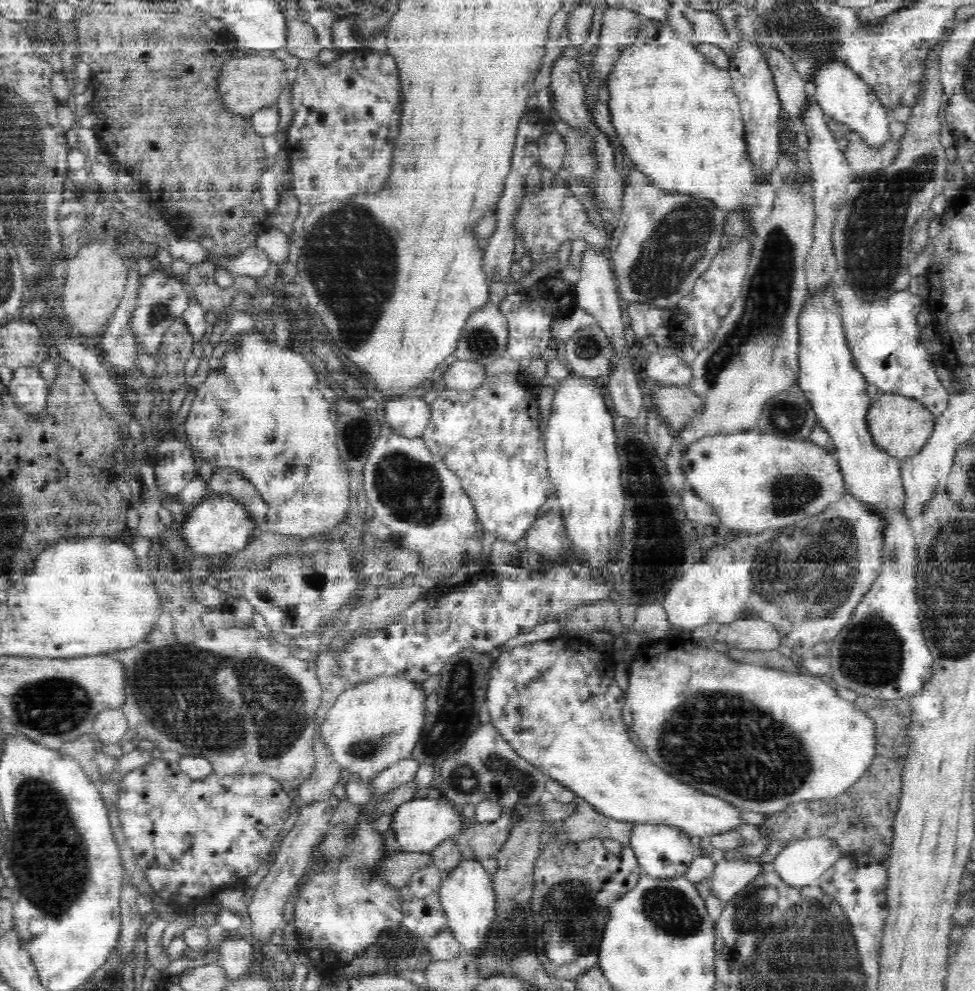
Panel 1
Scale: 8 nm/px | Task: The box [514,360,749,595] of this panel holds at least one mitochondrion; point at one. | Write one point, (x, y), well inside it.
(644, 459)

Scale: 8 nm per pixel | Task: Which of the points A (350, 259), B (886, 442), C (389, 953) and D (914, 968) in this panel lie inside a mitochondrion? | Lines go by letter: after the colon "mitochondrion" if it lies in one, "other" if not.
A: mitochondrion
B: other
C: other
D: other

